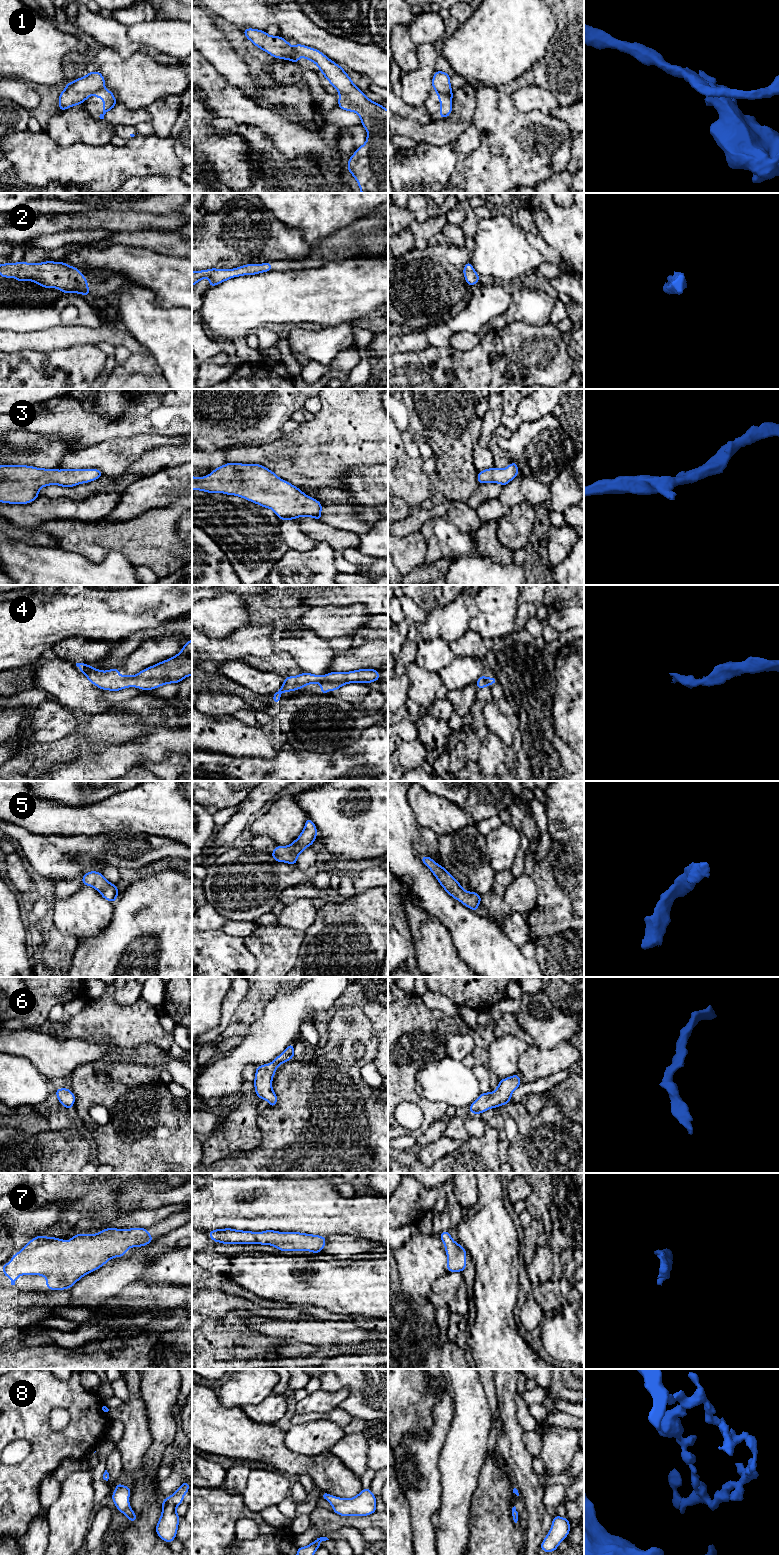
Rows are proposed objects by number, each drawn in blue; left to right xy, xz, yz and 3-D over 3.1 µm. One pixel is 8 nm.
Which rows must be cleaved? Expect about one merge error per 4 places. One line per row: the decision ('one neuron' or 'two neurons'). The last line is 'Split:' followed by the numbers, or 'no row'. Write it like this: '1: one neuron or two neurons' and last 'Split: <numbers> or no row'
1: two neurons
2: one neuron
3: one neuron
4: one neuron
5: one neuron
6: one neuron
7: one neuron
8: one neuron
Split: 1

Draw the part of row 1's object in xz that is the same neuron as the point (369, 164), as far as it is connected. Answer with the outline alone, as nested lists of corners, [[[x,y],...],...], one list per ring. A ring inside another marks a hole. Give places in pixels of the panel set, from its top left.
[[[306,45],[293,46],[296,57],[292,60],[298,64],[300,57],[314,62],[329,83],[339,92],[338,107],[345,111],[358,114],[361,125],[367,130],[366,142],[356,149],[352,157],[348,158],[348,172],[356,179],[361,193],[388,193],[388,110],[382,105],[370,100],[352,82],[348,74],[322,52]]]

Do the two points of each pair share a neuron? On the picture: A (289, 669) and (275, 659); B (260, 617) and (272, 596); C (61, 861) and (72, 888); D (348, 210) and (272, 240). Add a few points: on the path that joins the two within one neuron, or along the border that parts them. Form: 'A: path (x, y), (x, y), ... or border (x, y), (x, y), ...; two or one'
A: path (286, 666), (278, 662); one
B: border (257, 595), (275, 608), (291, 607); two
C: border (84, 872), (73, 878), (58, 879), (55, 882); two
D: border (277, 219), (296, 229), (314, 247); two

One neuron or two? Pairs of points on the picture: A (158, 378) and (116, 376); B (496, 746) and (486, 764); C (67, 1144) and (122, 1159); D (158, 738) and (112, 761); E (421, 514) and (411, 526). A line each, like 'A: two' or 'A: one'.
A: two
B: one
C: two
D: one
E: one

